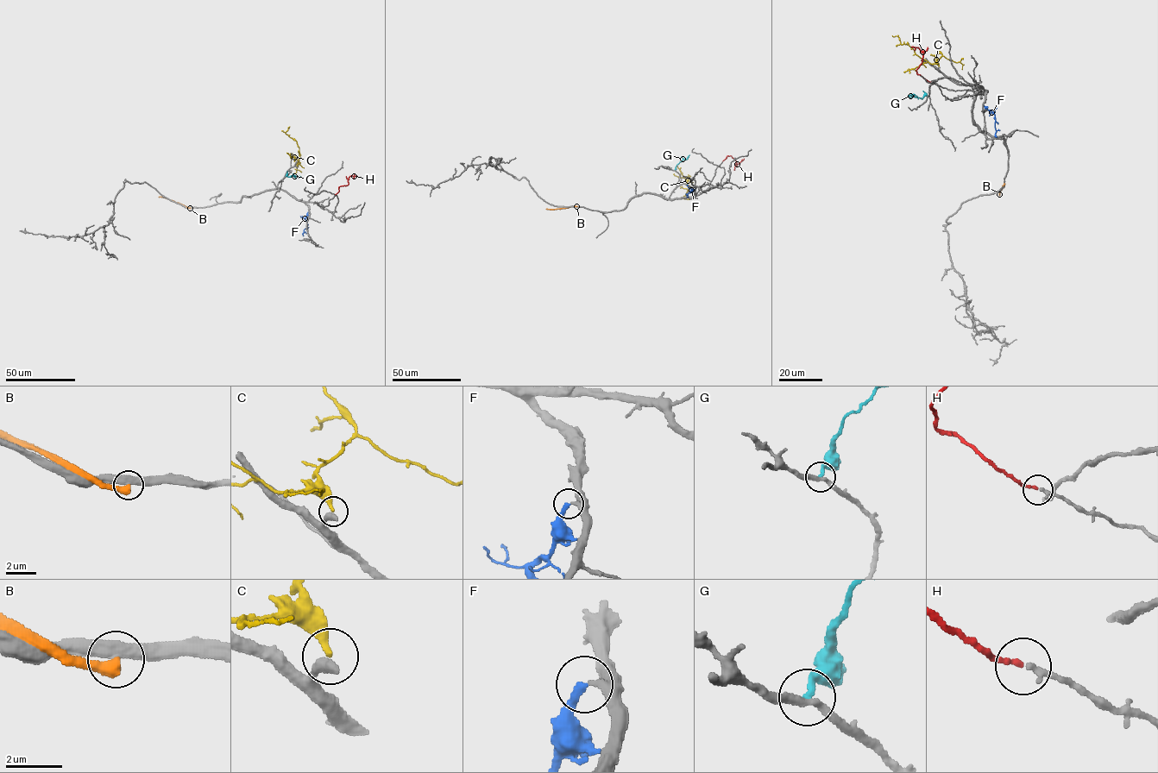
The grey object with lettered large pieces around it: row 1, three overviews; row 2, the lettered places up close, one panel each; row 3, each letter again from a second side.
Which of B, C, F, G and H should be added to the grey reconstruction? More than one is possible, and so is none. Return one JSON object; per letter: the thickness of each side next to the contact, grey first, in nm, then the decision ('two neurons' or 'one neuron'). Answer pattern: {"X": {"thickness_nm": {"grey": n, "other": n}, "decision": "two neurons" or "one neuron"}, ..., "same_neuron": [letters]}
{"B": {"thickness_nm": {"grey": 400, "other": 440}, "decision": "two neurons"}, "C": {"thickness_nm": {"grey": 460, "other": 260}, "decision": "two neurons"}, "F": {"thickness_nm": {"grey": 240, "other": 260}, "decision": "two neurons"}, "G": {"thickness_nm": {"grey": 280, "other": 240}, "decision": "two neurons"}, "H": {"thickness_nm": {"grey": 240, "other": 190}, "decision": "one neuron"}, "same_neuron": ["H"]}

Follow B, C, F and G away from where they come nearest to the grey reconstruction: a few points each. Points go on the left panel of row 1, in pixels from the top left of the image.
B: (190, 208), (159, 197)
C: (296, 166), (299, 148), (297, 141), (286, 133), (289, 127)
F: (308, 212), (305, 218), (307, 227), (303, 235)
G: (286, 176), (300, 177)

